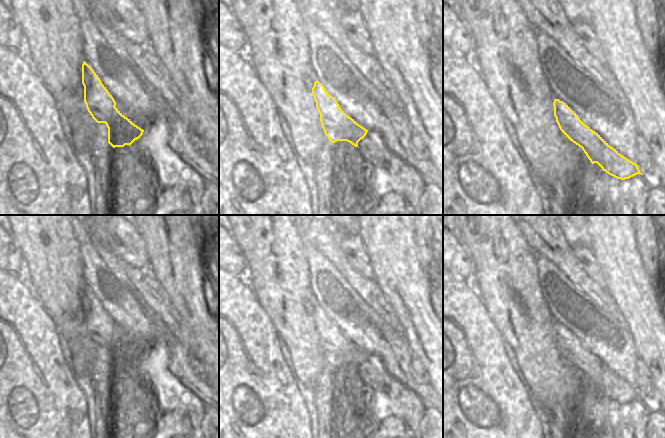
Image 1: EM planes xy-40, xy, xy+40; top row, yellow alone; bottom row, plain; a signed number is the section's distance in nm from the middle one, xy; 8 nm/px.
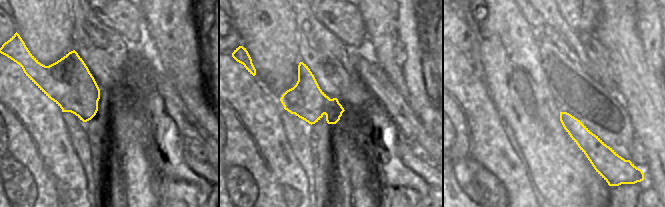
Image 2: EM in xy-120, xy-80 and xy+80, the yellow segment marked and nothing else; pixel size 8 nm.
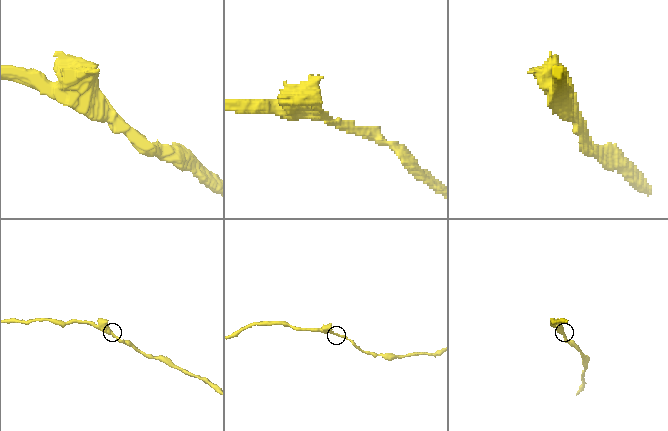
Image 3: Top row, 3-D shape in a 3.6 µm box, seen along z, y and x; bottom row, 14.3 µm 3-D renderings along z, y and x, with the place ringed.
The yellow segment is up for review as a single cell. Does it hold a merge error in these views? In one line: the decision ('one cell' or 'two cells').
one cell

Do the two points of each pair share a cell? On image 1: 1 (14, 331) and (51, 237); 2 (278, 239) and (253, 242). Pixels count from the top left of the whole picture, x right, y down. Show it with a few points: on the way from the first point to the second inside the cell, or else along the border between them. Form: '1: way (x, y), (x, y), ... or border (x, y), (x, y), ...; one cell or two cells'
1: border (17, 275), (21, 282), (35, 296), (44, 311); two cells
2: way (272, 239), (259, 239); one cell

